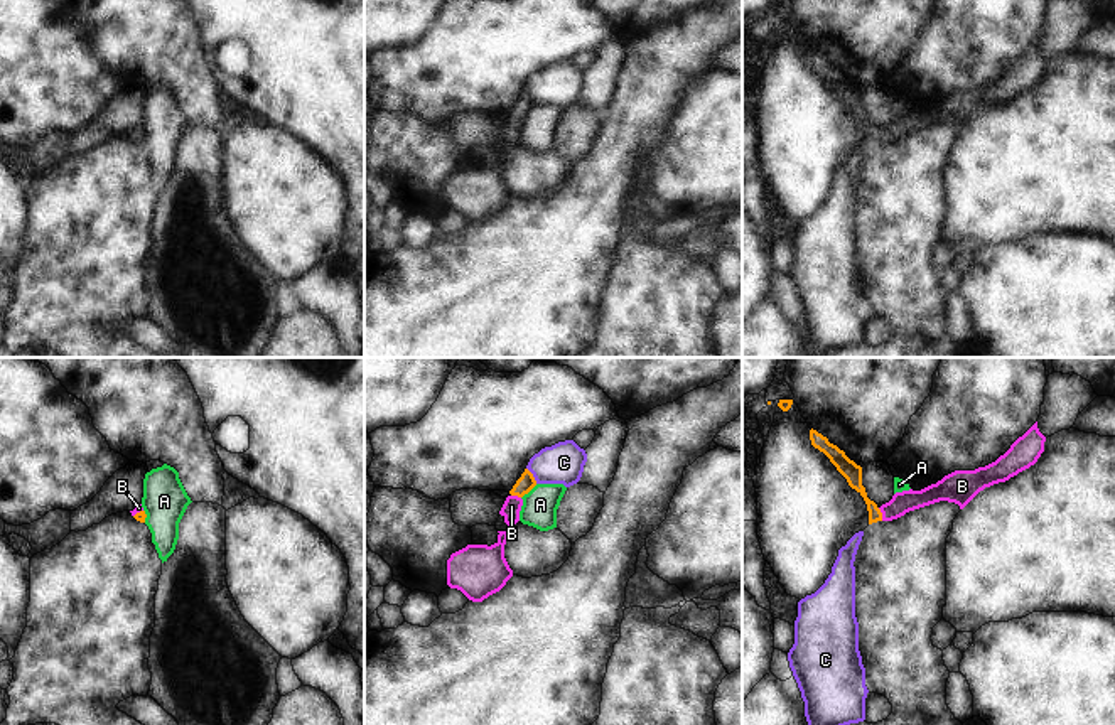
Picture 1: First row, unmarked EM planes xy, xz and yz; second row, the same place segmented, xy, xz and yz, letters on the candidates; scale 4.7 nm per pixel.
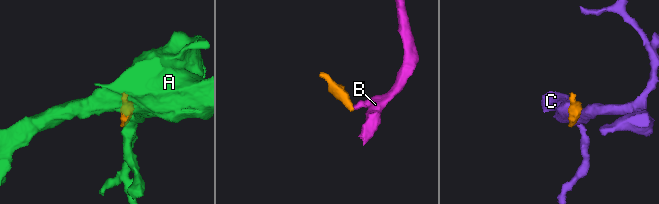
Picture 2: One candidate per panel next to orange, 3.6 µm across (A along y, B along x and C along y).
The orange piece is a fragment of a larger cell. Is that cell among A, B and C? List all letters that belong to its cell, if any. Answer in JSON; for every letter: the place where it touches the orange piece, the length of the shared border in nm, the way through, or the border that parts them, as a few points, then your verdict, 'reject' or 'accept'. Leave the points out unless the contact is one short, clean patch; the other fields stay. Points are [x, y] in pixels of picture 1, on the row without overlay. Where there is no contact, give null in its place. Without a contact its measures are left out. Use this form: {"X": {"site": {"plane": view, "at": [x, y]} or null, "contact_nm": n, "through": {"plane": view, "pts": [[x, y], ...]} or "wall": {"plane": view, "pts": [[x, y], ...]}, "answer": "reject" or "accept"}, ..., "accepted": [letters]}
{"A": {"site": {"plane": "xz", "at": [528, 113]}, "contact_nm": 100, "wall": {"plane": "xz", "pts": [[537, 107], [522, 120]]}, "answer": "reject"}, "B": {"site": {"plane": "yz", "at": [881, 137]}, "contact_nm": 70, "through": {"plane": "yz", "pts": [[852, 95], [866, 122], [881, 137], [901, 125]]}, "answer": "accept"}, "C": {"site": {"plane": "xz", "at": [532, 98]}, "contact_nm": 90, "wall": {"plane": "xz", "pts": [[527, 90], [537, 105]]}, "answer": "reject"}, "accepted": ["B"]}

